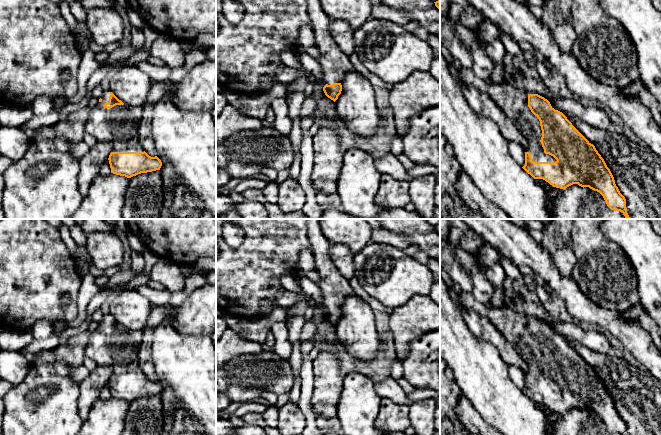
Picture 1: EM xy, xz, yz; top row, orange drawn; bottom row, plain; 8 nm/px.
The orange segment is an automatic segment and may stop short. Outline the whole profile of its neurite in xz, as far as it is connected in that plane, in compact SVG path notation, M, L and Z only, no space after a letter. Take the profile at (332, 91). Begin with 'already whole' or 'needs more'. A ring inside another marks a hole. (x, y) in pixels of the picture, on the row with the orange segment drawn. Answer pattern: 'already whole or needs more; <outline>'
needs more; M307 0L307 11L309 25L315 37L315 47L319 50L319 57L316 60L321 66L323 80L326 83L323 91L335 102L342 91L341 81L347 73L355 69L331 35L329 26L332 19L322 9L320 0Z

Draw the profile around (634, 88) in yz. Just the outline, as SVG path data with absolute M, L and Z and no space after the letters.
M638 77L635 81L633 81L631 84L629 84L627 87L620 89L620 91L628 97L635 97L639 98L639 94L642 88L646 88L643 80Z

